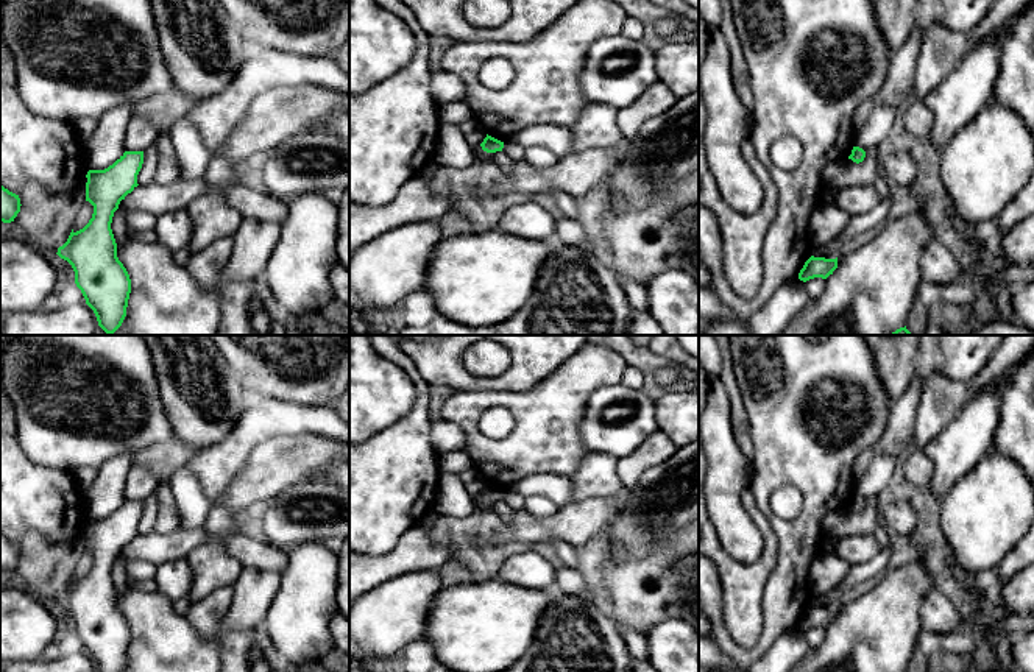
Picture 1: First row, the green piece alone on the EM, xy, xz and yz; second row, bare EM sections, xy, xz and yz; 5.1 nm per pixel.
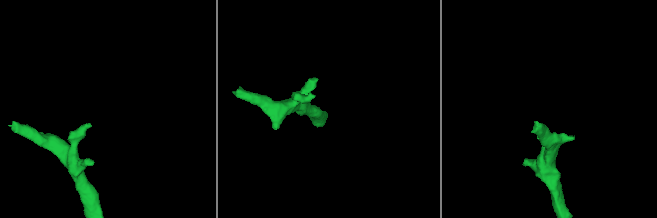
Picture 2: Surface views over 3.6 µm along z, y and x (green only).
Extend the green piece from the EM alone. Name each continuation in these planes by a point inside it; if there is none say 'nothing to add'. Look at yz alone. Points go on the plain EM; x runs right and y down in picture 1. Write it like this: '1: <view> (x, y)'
nothing to add

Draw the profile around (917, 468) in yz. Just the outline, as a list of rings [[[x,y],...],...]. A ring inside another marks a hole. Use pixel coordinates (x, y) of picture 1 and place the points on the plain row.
[[[915,449],[912,452],[908,452],[901,460],[905,479],[914,488],[930,486],[933,463],[925,454],[925,451]]]

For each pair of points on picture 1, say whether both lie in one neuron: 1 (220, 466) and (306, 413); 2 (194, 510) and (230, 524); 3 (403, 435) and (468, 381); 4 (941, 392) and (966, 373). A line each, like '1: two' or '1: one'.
1: one
2: two
3: two
4: two

